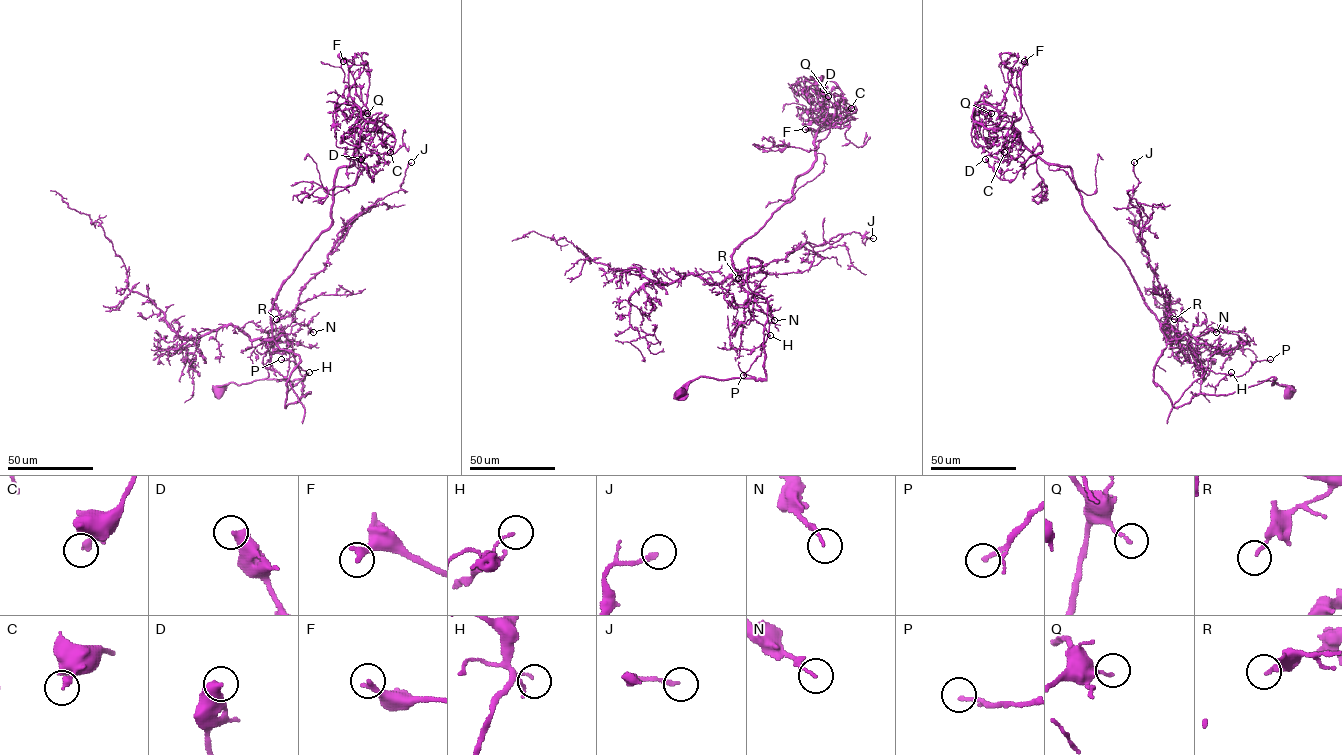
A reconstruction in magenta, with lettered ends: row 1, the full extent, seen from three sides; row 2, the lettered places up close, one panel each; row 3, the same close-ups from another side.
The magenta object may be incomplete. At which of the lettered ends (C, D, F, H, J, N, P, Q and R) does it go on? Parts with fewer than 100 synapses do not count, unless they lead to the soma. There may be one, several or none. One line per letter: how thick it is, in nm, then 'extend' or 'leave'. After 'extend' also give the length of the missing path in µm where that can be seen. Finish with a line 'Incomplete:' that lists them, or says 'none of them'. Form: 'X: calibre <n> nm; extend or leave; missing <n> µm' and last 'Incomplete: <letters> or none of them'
C: calibre 240 nm; leave
D: calibre 460 nm; leave
F: calibre 320 nm; leave
H: calibre 90 nm; leave
J: calibre 180 nm; leave
N: calibre 110 nm; leave
P: calibre 170 nm; leave
Q: calibre 120 nm; leave
R: calibre 110 nm; leave
Incomplete: none of them

